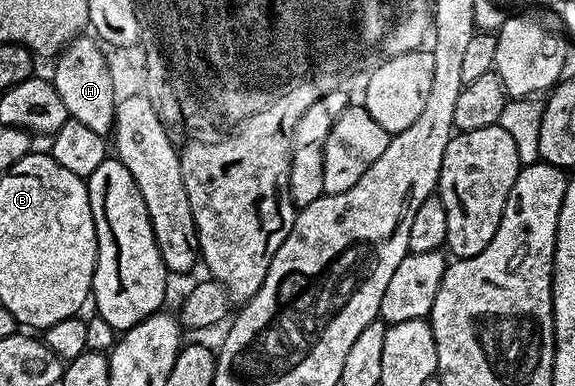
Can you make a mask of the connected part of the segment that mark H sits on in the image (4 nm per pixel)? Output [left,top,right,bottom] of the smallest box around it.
[53,36,117,136]

